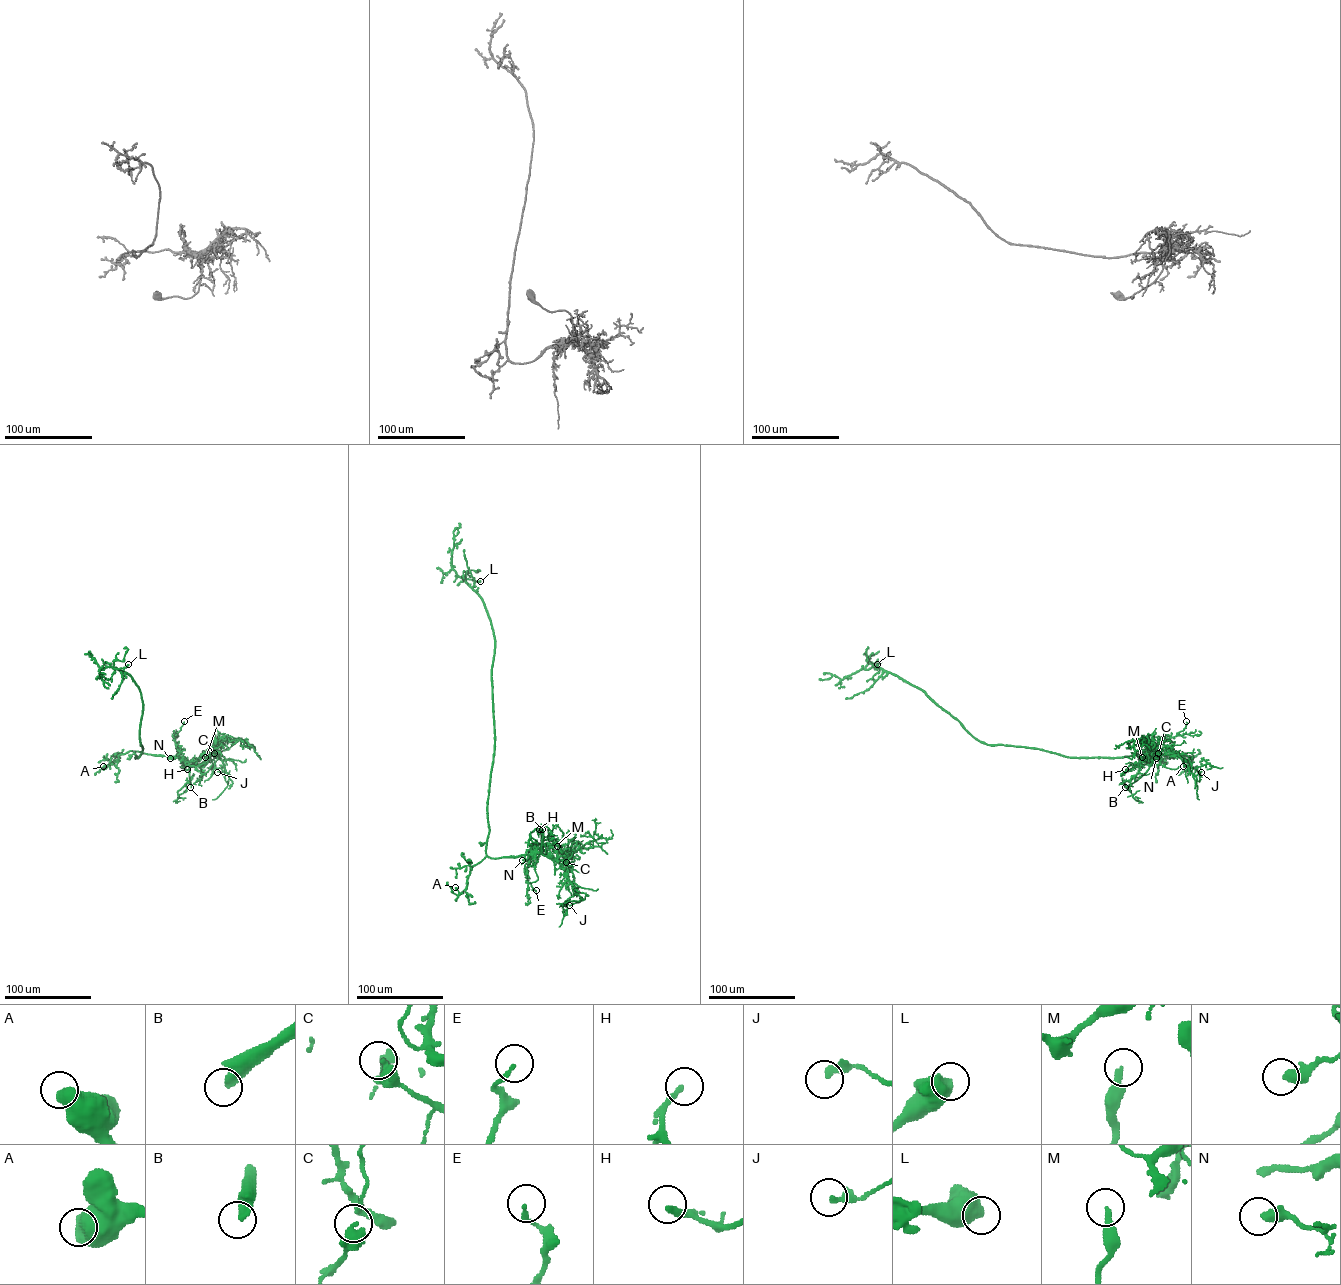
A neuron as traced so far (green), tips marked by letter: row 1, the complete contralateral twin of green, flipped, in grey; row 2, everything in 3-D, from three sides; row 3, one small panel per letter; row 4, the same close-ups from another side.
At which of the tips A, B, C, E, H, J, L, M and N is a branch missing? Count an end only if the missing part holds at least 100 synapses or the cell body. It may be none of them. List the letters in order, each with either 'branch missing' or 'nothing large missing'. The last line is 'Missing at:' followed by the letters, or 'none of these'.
A: nothing large missing
B: branch missing
C: nothing large missing
E: nothing large missing
H: nothing large missing
J: nothing large missing
L: nothing large missing
M: nothing large missing
N: nothing large missing
Missing at: B

